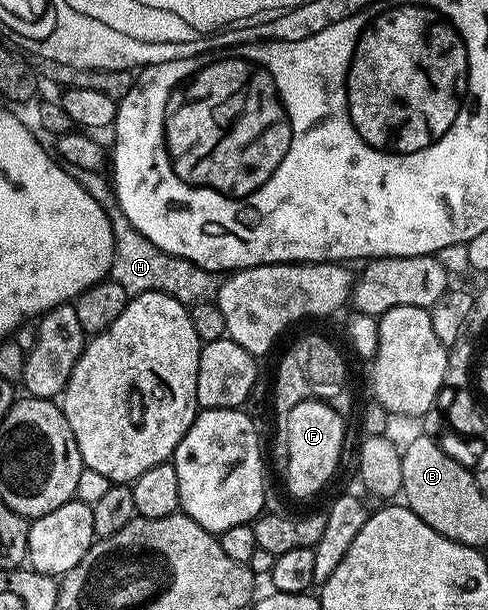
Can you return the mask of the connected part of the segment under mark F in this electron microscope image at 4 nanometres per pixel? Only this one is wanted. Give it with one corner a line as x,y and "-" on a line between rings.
308,398
289,410
285,417
287,423
287,488
303,500
306,496
315,496
331,480
331,475
339,468
339,455
343,452
343,420
337,410
333,410
323,400

